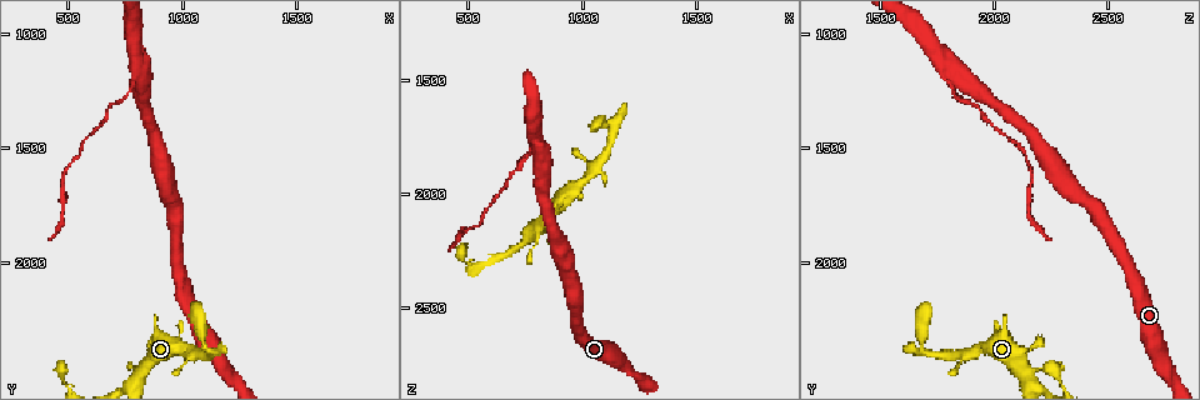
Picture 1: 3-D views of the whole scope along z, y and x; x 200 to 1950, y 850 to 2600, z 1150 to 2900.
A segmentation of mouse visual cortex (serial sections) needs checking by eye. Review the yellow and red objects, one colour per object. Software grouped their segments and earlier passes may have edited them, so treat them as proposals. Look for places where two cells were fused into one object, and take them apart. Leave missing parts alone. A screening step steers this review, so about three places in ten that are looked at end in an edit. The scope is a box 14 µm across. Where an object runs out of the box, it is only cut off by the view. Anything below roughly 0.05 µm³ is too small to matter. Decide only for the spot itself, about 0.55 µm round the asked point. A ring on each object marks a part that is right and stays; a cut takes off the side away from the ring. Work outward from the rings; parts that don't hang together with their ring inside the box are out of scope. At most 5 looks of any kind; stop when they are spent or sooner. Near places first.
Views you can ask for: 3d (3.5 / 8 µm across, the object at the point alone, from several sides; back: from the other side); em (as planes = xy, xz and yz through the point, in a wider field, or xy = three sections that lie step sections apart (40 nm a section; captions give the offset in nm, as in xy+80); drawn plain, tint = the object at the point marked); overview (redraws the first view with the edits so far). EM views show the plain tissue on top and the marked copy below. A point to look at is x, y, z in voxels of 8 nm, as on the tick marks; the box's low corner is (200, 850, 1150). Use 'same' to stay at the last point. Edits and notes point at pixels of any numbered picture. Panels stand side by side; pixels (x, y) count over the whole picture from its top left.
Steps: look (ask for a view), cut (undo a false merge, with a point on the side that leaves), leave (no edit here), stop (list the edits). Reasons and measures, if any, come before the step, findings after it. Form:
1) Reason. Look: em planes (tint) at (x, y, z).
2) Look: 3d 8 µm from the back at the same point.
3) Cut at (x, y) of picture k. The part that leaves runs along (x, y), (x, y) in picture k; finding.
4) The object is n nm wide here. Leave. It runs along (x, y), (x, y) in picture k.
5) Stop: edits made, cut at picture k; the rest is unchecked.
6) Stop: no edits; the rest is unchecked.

Sharp bend. Look: 3d 3.5 µm from the back at (1120, 2390, 1700).

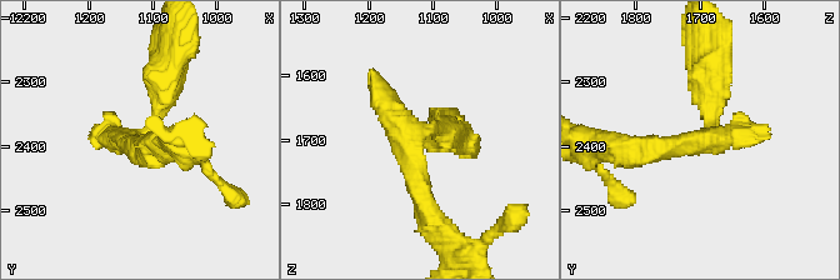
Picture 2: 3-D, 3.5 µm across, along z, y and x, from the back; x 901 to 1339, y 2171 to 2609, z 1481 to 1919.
Look: em planes (tint) at (1135, 2395, 1695).

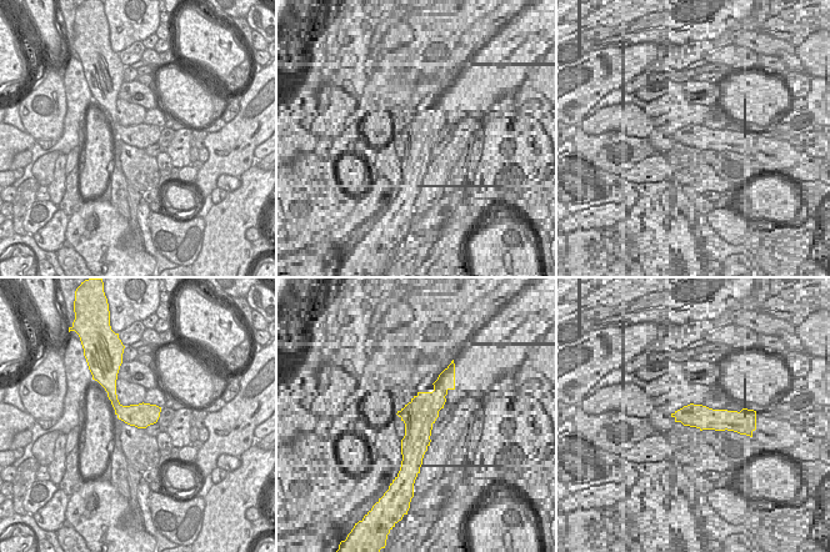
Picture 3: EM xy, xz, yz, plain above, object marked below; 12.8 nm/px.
Look: em xy step 5 (tint) at the same point.

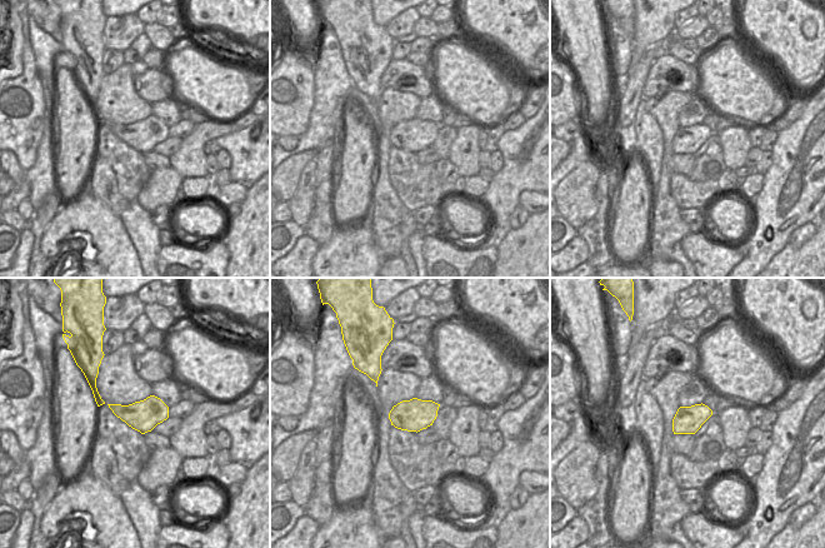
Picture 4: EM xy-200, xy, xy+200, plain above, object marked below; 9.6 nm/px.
The object is 320 nm wide here. Leave. It runs along (624, 150), (708, 139), (708, 74) in picture 2; all the same cell.

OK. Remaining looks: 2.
Arms part here. Look: 3d 3.5 µm at (830, 1160, 1820).

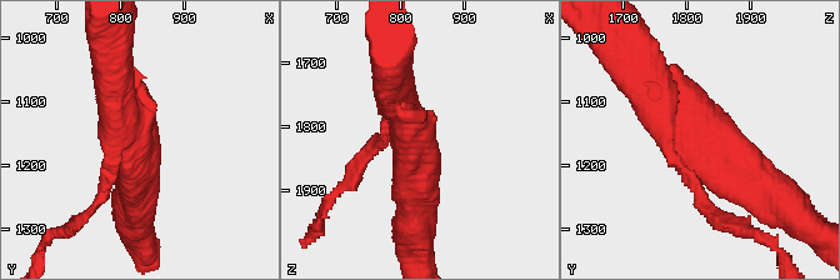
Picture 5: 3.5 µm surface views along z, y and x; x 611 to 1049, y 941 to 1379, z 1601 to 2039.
3 arms meet here; the arms are 150, 400, 400 nm wide; need the tissue. Look: em xy step 5 (tint) at (825, 1175, 1830).

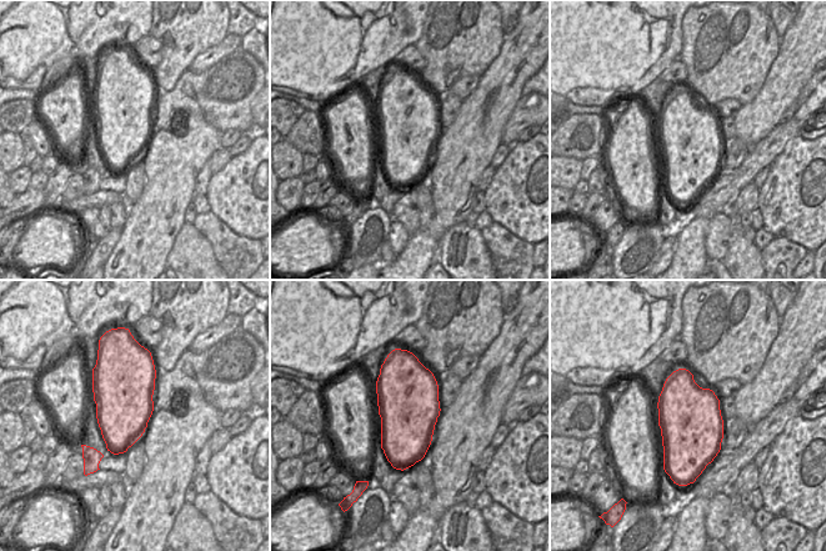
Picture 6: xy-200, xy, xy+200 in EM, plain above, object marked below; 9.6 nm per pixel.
Cut at (700, 199) of picture 5. The part that leaves runs along (679, 158), (710, 211), (749, 231) in picture 5; two cells meet here.

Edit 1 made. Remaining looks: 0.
Stop: edits made, cut at picture 5; the rest is unchecked.

